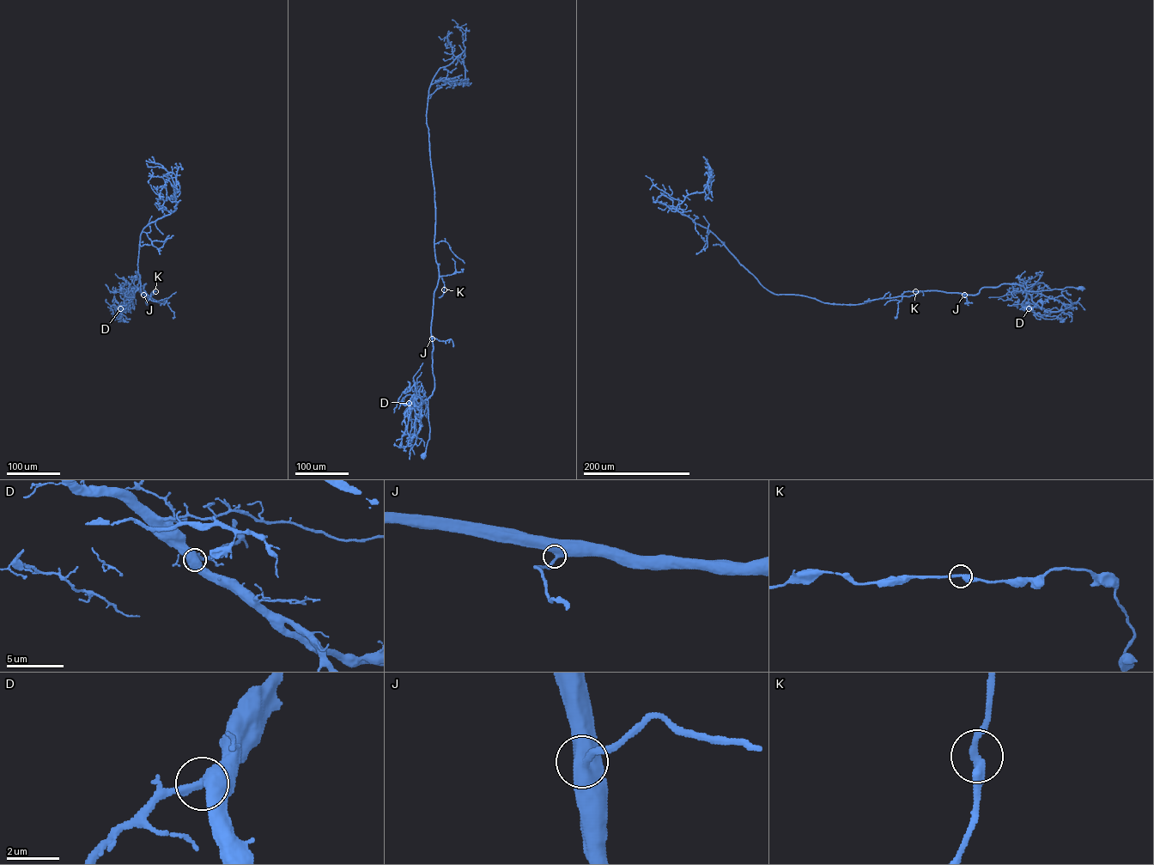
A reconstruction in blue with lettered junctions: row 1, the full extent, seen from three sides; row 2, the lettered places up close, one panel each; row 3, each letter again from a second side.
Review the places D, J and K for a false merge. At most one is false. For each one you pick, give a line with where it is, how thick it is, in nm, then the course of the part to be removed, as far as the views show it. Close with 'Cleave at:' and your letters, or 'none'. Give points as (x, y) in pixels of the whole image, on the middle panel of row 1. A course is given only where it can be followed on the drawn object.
Cleave at: none

